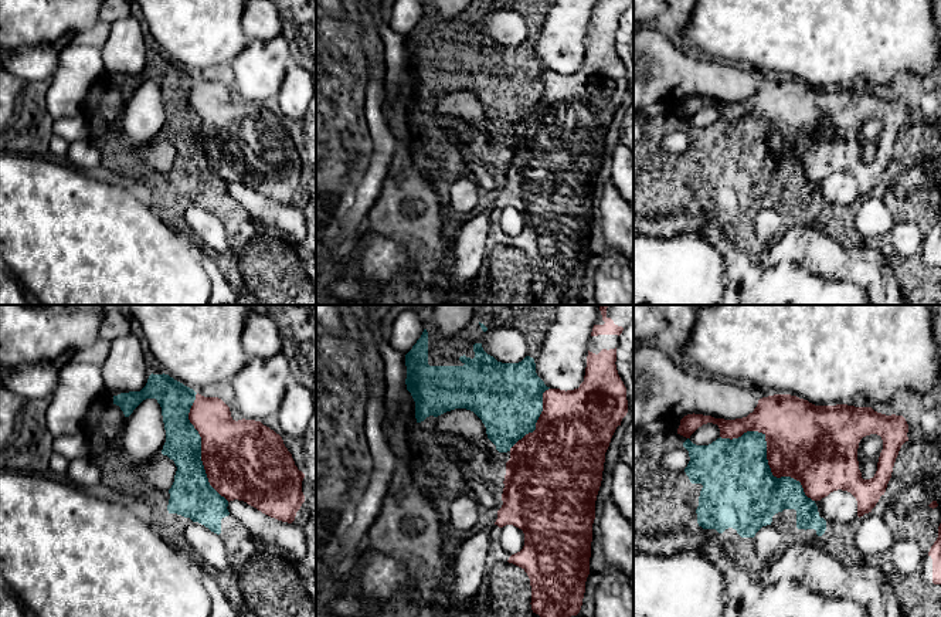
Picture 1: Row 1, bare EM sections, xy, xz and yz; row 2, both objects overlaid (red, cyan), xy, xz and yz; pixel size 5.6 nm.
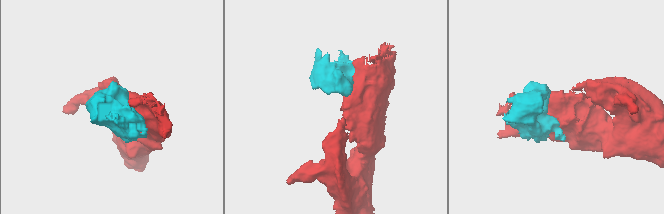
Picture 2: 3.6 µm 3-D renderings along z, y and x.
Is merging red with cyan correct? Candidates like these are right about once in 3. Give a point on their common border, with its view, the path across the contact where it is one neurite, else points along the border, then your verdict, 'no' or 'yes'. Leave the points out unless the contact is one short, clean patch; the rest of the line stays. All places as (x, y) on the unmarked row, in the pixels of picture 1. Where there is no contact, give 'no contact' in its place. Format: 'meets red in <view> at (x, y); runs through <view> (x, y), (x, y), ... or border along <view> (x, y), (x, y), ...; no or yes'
meets red in yz at (767, 139); no

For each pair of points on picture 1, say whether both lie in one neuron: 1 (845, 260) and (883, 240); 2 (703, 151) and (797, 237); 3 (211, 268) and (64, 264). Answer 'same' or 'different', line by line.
1: different
2: different
3: different

